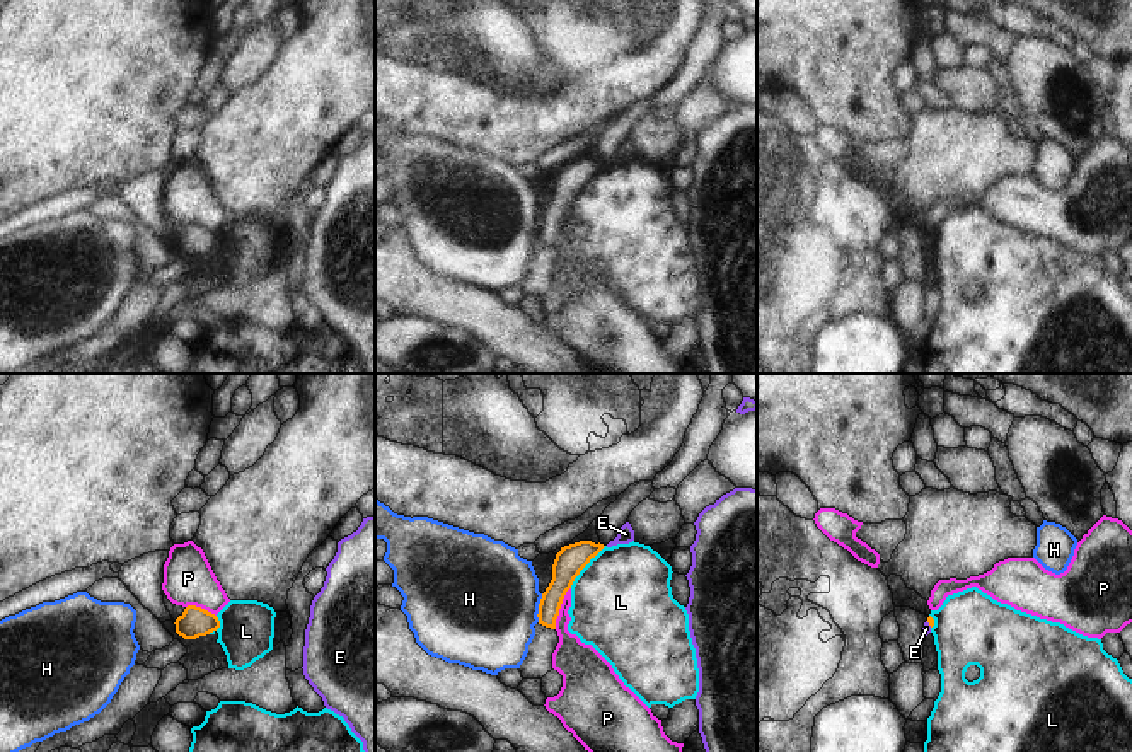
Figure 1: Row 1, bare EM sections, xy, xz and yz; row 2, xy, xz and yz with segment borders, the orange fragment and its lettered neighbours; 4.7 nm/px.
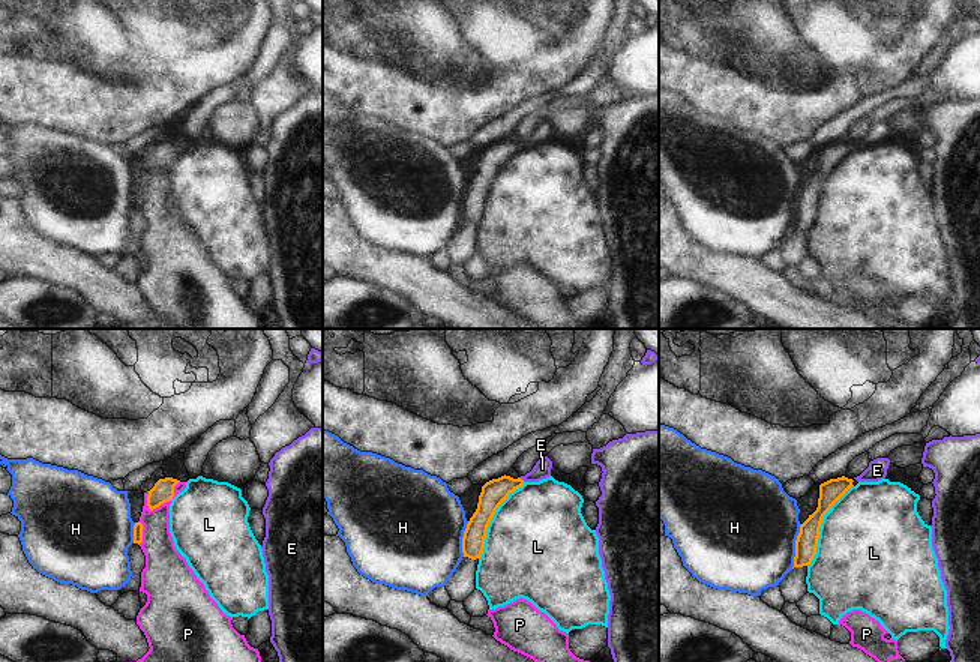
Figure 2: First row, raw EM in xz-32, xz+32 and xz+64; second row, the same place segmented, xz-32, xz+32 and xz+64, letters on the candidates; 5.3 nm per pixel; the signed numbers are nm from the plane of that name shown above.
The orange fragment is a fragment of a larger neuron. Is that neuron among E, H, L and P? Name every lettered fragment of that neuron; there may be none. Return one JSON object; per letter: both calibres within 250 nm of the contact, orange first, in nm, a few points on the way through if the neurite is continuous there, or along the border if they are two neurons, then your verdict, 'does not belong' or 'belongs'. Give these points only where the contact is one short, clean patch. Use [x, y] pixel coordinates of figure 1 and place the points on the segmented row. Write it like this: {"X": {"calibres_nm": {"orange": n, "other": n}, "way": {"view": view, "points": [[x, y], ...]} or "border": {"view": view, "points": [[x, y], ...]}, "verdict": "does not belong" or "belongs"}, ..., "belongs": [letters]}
{"E": {"calibres_nm": {"orange": 30, "other": 40}, "way": {"view": "yz", "points": [[929, 619], [929, 624], [926, 628]]}, "verdict": "belongs"}, "H": {"calibres_nm": {"orange": 140, "other": 500}, "border": {"view": "xz", "points": [[542, 594], [537, 604], [537, 621]]}, "verdict": "does not belong"}, "L": {"calibres_nm": {"orange": 140, "other": 480}, "verdict": "does not belong"}, "P": {"calibres_nm": {"orange": 140, "other": 180}, "border": {"view": "xz", "points": [[570, 587], [554, 628]]}, "verdict": "does not belong"}, "belongs": ["E"]}

